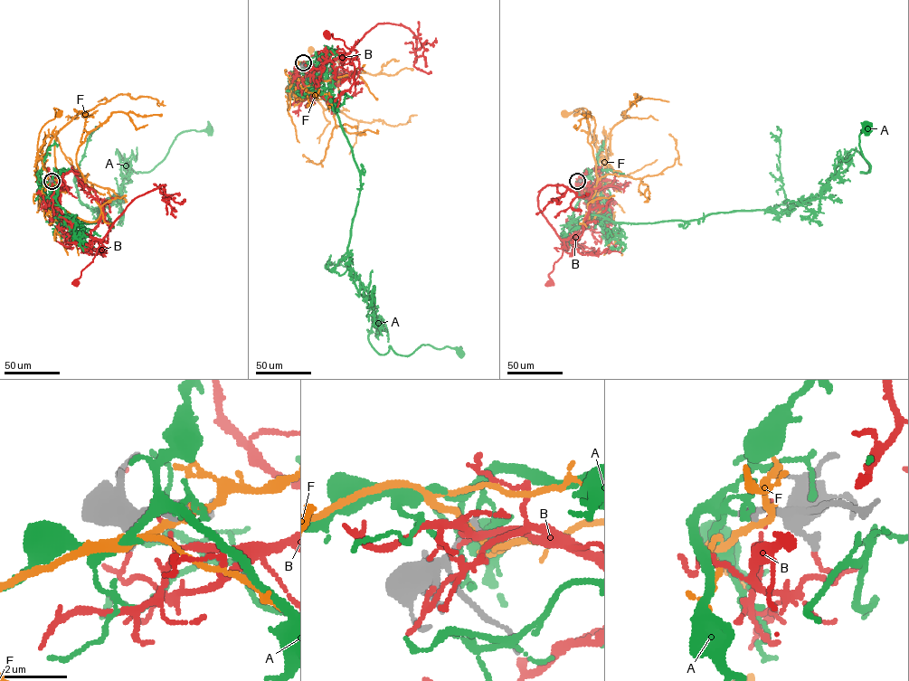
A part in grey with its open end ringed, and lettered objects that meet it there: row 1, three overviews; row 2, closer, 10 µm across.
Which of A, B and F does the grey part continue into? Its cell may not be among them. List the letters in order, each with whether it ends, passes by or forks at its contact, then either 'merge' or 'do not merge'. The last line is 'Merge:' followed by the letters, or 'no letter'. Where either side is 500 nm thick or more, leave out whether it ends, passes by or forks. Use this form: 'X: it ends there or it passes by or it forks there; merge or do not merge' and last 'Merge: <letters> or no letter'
A: it forks there; merge
B: it ends there; do not merge
F: it passes by; do not merge
Merge: A

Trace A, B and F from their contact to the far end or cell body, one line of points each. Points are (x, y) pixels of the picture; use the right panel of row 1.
A: (577, 181), (572, 220), (781, 212), (819, 195), (851, 149), (869, 172), (859, 136), (867, 129)
B: (579, 181), (587, 187), (590, 214), (570, 237), (563, 240), (562, 257), (554, 263), (548, 283)
F: (578, 181), (590, 192), (603, 193), (605, 160), (591, 138), (586, 118), (587, 110), (578, 108), (563, 113)

